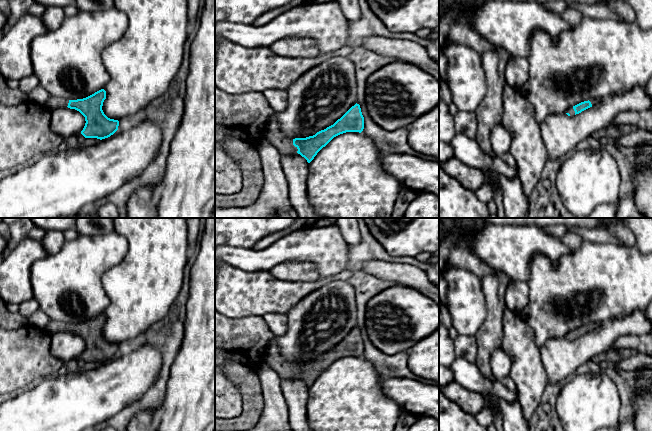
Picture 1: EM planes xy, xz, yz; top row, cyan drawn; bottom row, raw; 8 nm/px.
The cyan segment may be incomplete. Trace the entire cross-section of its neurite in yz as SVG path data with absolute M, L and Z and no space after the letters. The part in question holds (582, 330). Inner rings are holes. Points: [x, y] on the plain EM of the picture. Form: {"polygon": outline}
{"polygon": "M591 322L589 323L588 325L584 325L584 326L581 326L573 331L569 331L567 334L566 334L566 338L568 340L574 340L576 338L579 338L581 337L582 335L594 330L595 328L597 328L598 326L600 325L600 323L595 323L595 322Z"}

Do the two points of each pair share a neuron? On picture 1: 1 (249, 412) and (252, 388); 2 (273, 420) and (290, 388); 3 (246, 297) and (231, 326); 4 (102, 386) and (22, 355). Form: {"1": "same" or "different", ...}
{"1": "same", "2": "different", "3": "different", "4": "different"}

